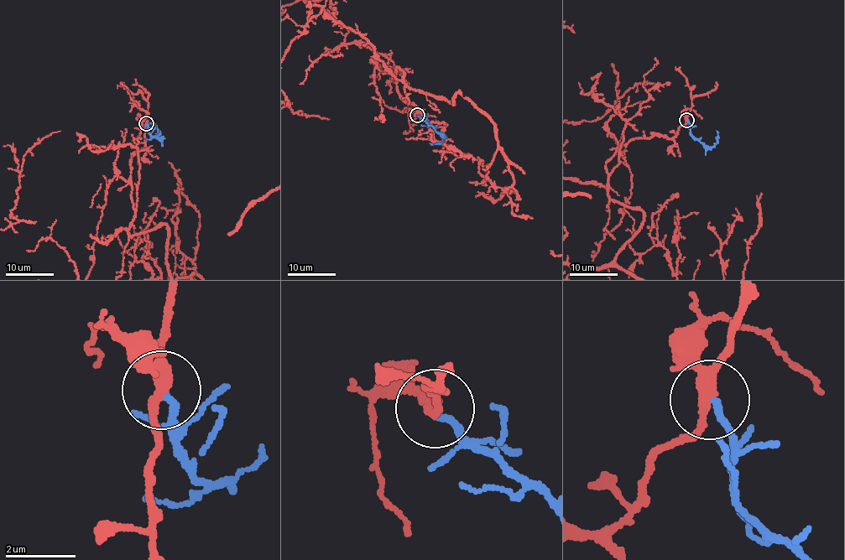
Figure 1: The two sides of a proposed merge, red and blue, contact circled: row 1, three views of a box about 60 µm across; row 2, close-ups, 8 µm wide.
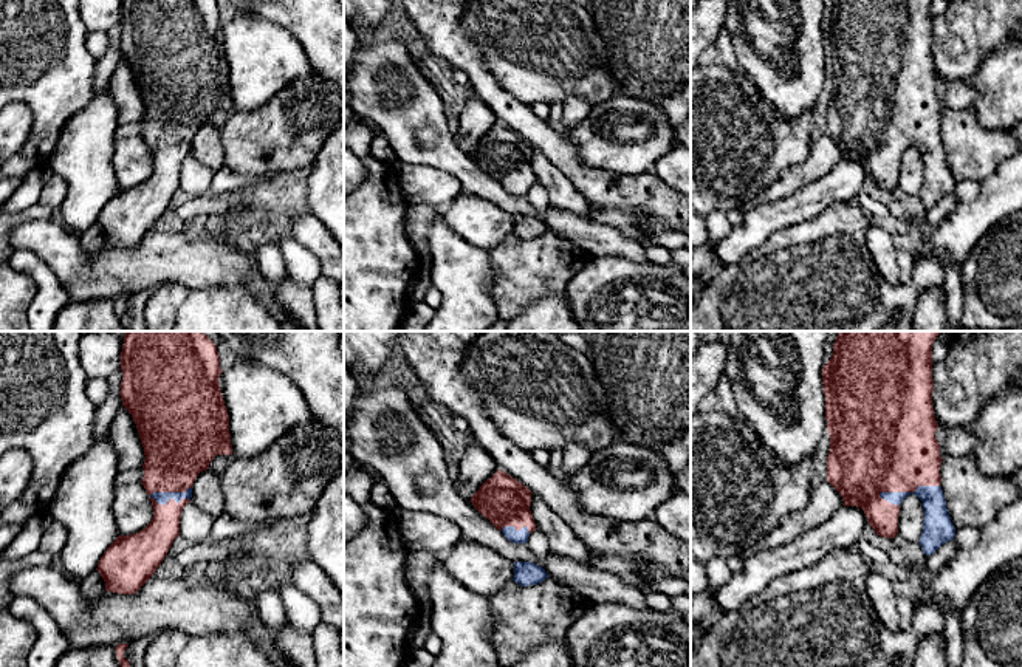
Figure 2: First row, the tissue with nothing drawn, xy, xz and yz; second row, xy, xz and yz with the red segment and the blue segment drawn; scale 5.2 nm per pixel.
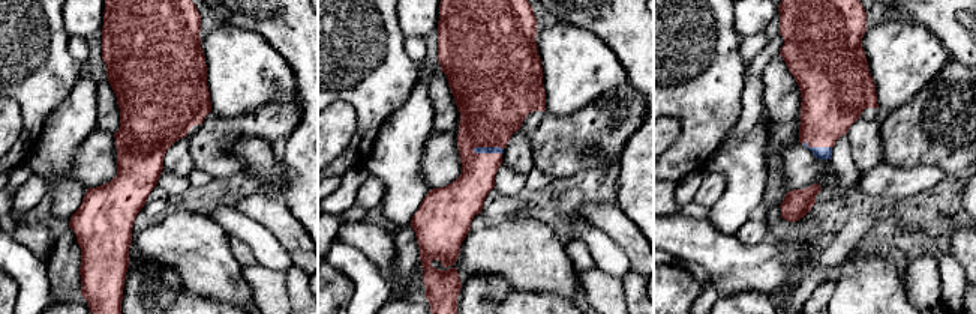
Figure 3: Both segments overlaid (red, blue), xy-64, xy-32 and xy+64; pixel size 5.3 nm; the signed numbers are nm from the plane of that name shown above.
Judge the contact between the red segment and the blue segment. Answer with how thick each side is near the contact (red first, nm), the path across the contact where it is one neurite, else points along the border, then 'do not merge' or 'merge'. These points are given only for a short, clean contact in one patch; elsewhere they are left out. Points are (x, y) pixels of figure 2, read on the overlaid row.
calibres 480 and 160 nm; merge

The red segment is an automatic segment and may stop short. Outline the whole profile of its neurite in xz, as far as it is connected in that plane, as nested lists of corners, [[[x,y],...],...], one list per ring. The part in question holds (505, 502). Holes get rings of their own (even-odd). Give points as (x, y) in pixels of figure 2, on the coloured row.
[[[497,470],[472,495],[471,503],[513,543],[526,543],[536,523],[530,511],[531,491],[503,470]]]

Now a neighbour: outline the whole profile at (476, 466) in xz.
[[[469,440],[458,464],[455,489],[460,495],[471,500],[497,470],[497,461],[475,440]]]

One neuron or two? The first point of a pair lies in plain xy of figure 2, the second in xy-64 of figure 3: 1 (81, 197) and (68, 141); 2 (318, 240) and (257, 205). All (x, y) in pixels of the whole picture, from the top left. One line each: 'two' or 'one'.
1: one
2: one

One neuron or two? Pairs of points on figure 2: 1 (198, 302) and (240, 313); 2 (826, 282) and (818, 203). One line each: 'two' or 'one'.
1: one
2: two

